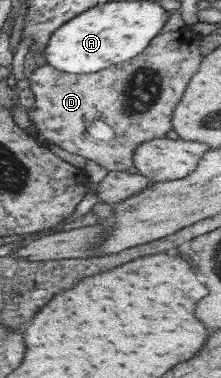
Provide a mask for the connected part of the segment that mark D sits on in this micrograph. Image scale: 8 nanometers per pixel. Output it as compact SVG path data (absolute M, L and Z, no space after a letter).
M183 26L176 31L158 34L150 41L148 47L146 47L144 51L141 51L140 54L135 55L133 59L92 74L66 74L65 72L54 70L48 64L44 67L34 69L27 78L27 81L30 83L29 90L34 97L34 105L32 105L32 108L27 108L28 117L32 120L32 125L36 127L39 134L42 135L49 144L58 145L58 147L61 147L64 151L68 151L68 153L75 153L76 155L80 155L80 157L90 159L94 161L96 165L107 169L107 171L125 171L126 169L130 169L130 167L133 166L133 151L138 144L154 138L164 138L164 133L172 129L170 115L172 115L176 103L180 101L188 79L194 75L194 71L198 69L198 63L200 63L200 59L202 59L202 55L200 55L200 50L198 49L199 38L200 35L191 31L187 26Z

